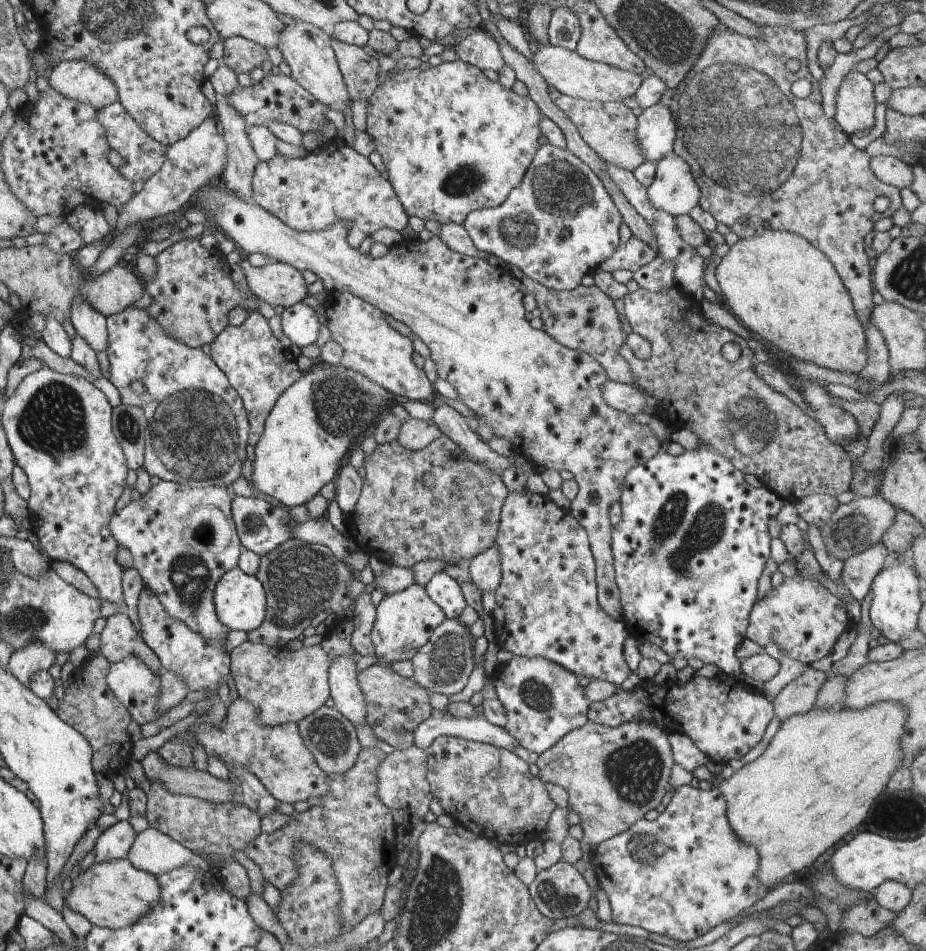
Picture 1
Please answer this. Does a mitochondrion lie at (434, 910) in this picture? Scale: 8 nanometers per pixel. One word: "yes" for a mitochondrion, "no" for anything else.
yes

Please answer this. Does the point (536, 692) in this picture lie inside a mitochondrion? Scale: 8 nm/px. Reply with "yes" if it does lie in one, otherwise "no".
yes

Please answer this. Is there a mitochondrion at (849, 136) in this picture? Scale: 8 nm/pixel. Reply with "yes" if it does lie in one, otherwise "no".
no

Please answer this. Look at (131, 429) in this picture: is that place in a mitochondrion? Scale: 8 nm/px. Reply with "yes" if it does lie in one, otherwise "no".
yes

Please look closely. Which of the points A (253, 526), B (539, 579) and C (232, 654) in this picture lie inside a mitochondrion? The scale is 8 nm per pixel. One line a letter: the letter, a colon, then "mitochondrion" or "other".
A: mitochondrion
B: mitochondrion
C: other

